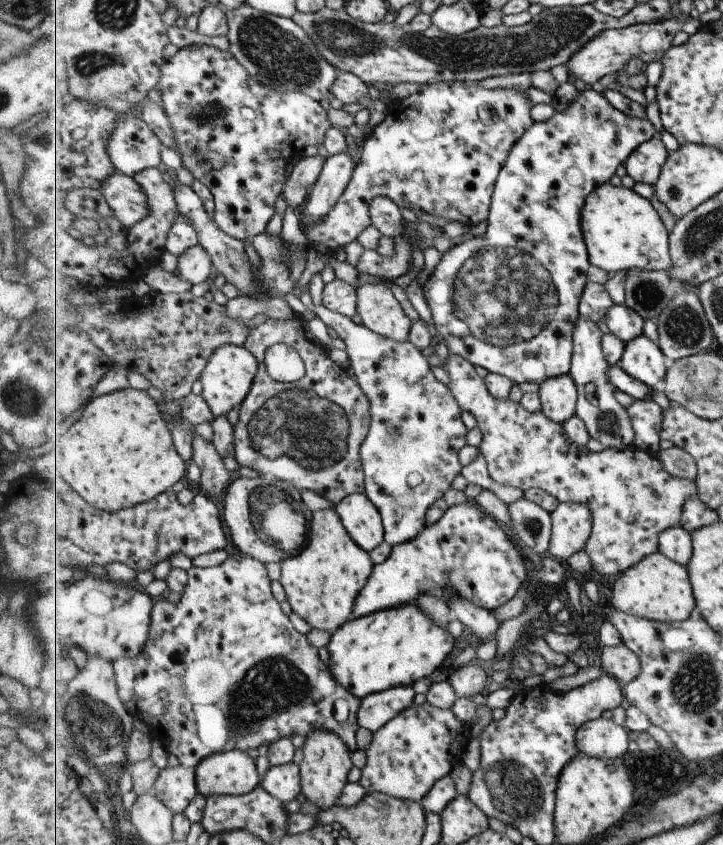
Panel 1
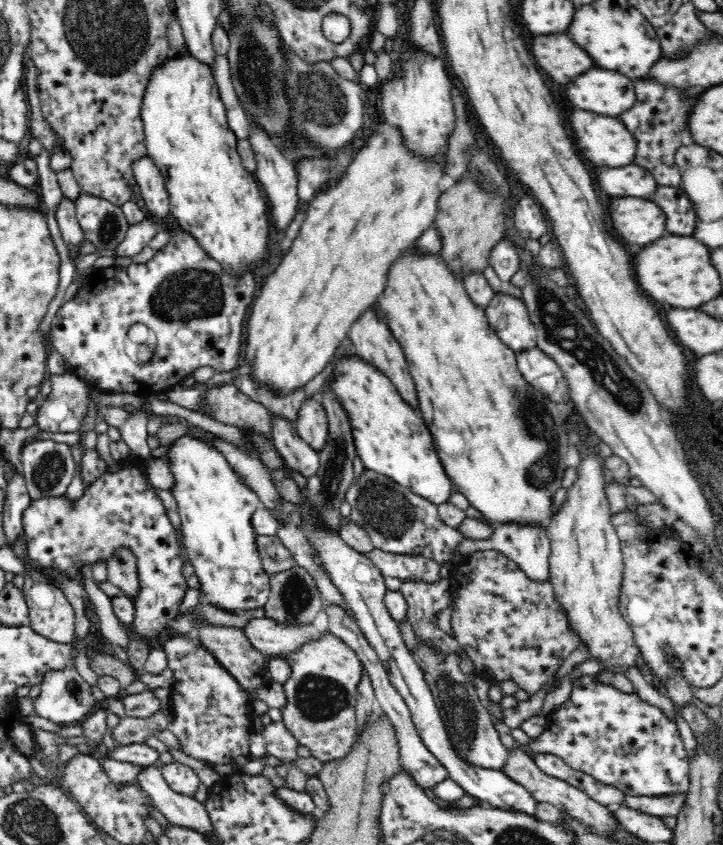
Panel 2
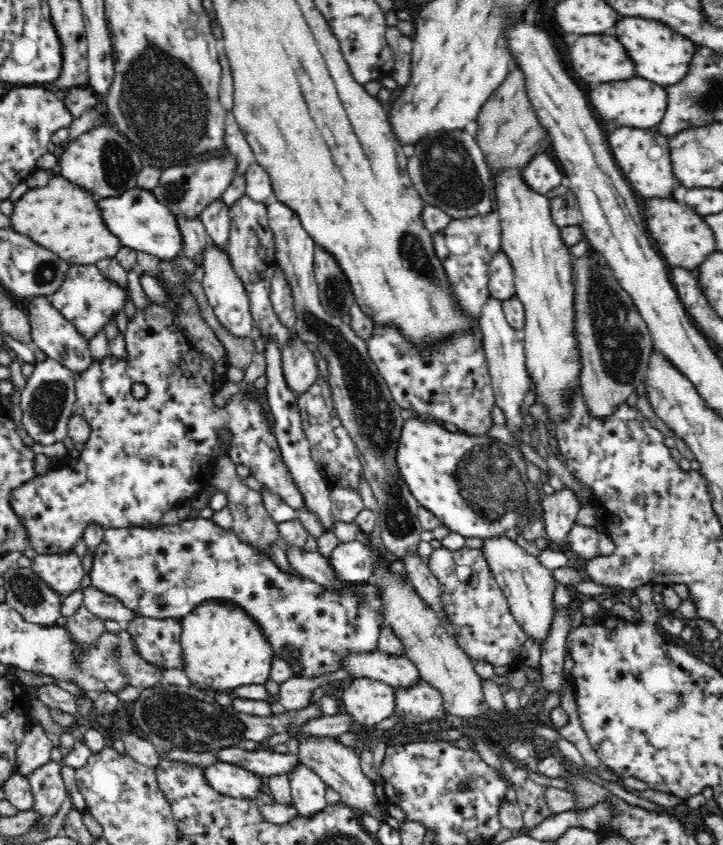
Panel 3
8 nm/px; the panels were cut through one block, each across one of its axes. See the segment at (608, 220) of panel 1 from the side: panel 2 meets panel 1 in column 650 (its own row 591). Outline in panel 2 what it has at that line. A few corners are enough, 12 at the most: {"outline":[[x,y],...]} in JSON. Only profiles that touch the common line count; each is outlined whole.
{"outline":[[169,446],[201,602],[265,605],[259,496],[222,452]]}

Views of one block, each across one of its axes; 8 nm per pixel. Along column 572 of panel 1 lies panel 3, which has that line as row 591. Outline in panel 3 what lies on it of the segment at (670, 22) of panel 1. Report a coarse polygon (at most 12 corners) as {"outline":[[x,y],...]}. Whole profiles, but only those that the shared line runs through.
{"outline":[[72,549],[38,553],[31,567],[64,598],[88,582]]}

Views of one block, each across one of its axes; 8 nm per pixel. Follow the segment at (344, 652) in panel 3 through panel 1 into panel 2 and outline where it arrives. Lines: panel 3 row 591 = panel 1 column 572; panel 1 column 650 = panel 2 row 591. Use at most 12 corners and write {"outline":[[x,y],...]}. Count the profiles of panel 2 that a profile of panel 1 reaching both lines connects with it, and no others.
{"outline":[[125,548],[108,560],[107,580],[134,603],[137,558]]}

